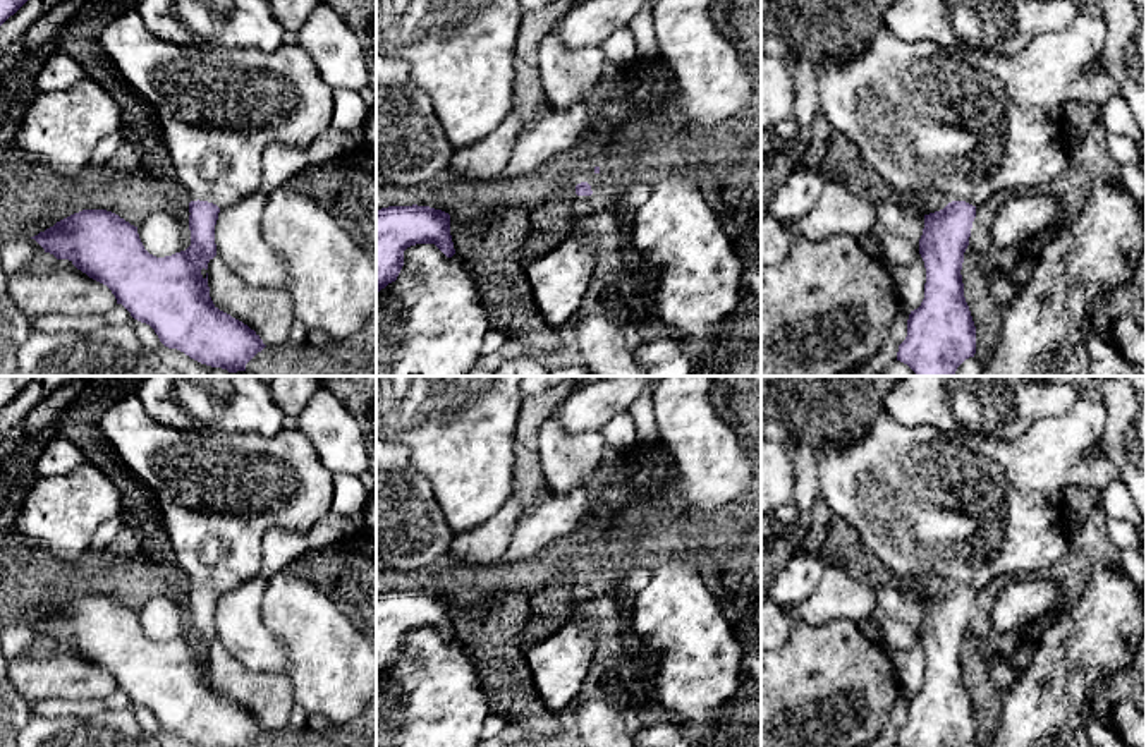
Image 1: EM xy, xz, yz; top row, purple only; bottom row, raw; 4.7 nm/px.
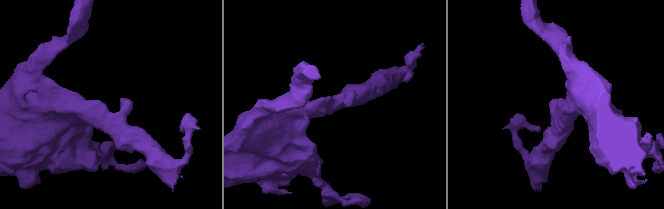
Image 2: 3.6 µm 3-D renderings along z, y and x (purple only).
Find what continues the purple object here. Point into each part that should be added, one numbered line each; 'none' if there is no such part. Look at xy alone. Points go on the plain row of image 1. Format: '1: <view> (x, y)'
1: xy (219, 493)

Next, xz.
1: xz (607, 572)

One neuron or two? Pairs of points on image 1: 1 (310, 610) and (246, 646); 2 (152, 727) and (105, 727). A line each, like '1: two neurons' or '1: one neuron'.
1: two neurons
2: two neurons

